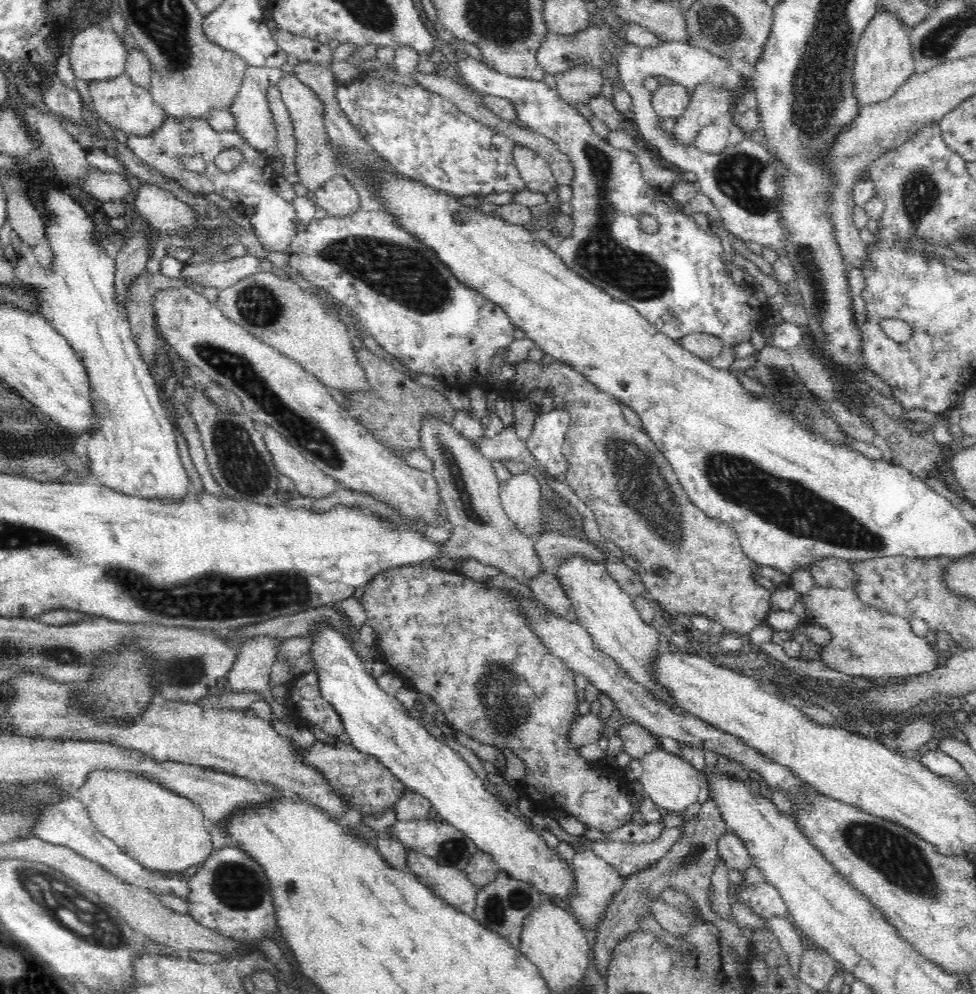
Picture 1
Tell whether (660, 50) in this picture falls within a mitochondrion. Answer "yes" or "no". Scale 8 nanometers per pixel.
no

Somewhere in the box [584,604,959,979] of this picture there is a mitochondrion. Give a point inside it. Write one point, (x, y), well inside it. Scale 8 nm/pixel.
(895, 857)

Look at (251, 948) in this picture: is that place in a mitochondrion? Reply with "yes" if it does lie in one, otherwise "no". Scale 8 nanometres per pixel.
no

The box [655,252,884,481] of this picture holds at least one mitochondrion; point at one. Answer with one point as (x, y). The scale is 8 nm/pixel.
(781, 380)

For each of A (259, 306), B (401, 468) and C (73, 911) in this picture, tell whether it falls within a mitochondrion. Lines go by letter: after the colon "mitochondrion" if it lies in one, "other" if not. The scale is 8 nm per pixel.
A: mitochondrion
B: other
C: mitochondrion

